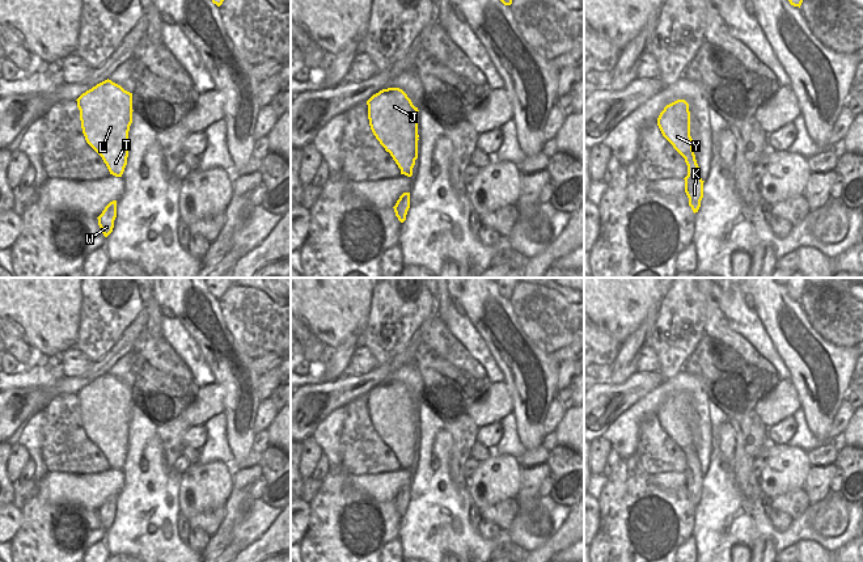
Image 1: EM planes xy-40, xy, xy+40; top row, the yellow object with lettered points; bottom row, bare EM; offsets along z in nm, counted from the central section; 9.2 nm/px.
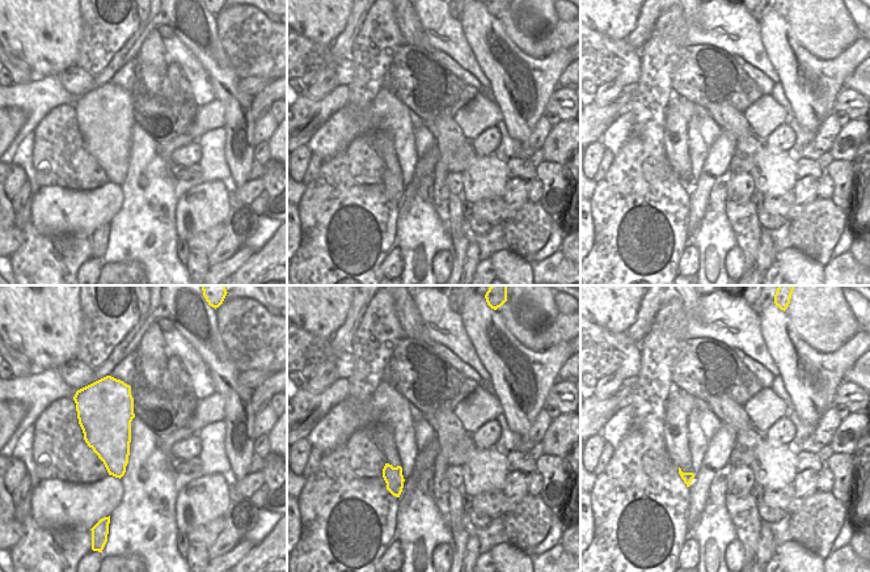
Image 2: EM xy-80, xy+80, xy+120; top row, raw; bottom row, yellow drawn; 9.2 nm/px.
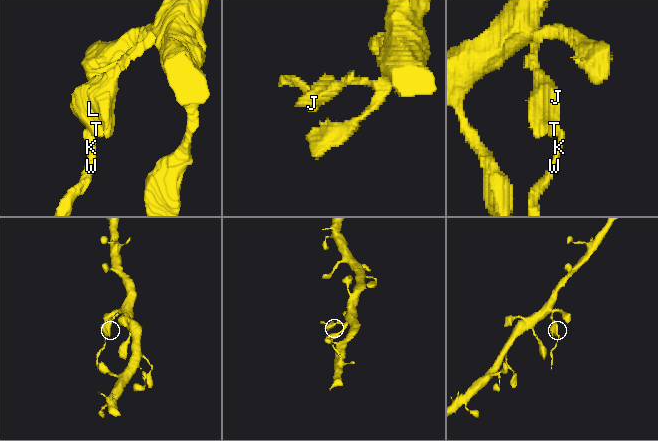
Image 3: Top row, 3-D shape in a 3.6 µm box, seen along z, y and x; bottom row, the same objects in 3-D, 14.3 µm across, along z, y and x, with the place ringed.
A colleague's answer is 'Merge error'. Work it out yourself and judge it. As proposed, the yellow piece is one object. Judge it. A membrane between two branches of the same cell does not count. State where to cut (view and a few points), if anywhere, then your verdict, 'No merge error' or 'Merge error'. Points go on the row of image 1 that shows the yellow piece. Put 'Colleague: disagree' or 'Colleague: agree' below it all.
Split along xy+40 (685, 159), (696, 161). Merge error
Colleague: agree

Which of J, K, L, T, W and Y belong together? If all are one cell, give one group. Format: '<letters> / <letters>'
J L T Y / K W

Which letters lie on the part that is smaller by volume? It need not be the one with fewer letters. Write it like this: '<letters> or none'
K, W

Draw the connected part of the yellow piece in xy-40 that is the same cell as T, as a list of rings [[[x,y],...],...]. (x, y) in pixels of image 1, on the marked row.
[[[107,79],[76,101],[86,143],[102,157],[110,174],[122,177],[128,157],[132,93]]]

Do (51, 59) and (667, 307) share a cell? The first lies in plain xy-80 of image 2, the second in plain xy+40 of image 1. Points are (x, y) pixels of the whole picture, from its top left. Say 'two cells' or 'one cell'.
two cells

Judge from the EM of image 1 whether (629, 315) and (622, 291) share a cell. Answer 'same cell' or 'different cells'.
same cell

